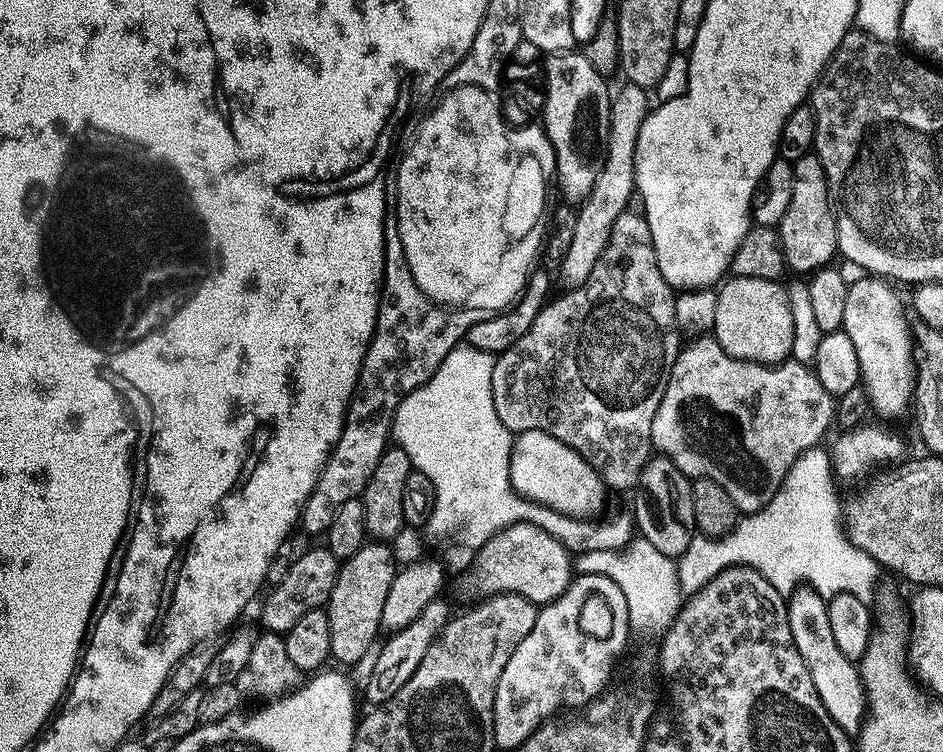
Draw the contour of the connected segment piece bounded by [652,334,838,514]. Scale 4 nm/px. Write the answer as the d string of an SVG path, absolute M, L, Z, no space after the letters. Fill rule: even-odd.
M701 334L691 342L685 343L677 354L677 360L672 366L662 402L658 406L658 414L654 414L652 427L652 447L657 453L669 456L680 470L689 478L697 472L706 478L714 478L720 486L726 486L726 494L734 498L737 509L747 514L765 508L774 498L782 482L788 477L788 471L796 465L796 459L806 450L817 447L820 440L828 432L828 427L834 424L837 415L837 401L834 396L822 386L815 376L796 376L792 380L786 378L786 372L766 370L766 364L754 361L736 360L731 357L716 341L712 334ZM682 376L718 376L718 388L722 388L722 400L716 396L698 394L698 392L682 392ZM694 458L702 462L696 469Z

